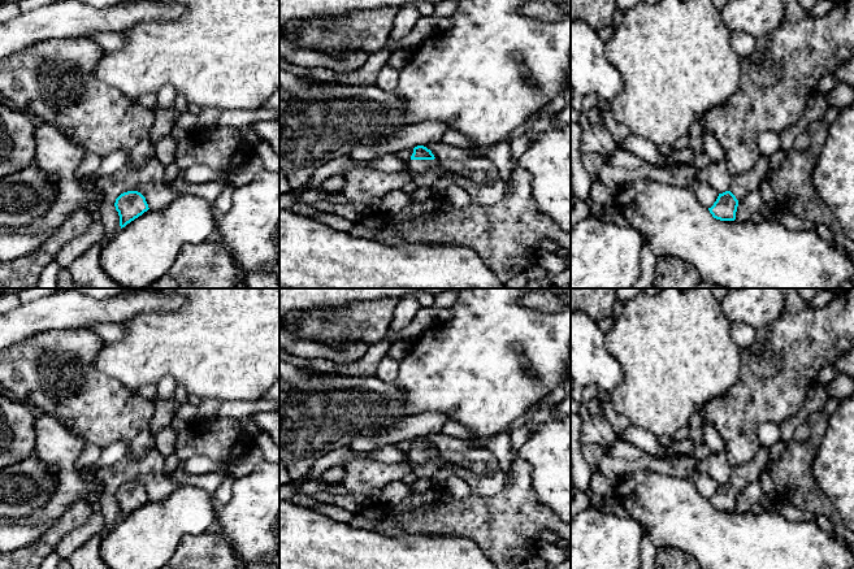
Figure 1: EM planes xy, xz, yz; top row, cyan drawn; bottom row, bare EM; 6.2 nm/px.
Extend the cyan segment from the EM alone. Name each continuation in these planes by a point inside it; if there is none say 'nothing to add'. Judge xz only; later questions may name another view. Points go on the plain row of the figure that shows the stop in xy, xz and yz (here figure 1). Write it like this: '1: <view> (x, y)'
1: xz (416, 456)

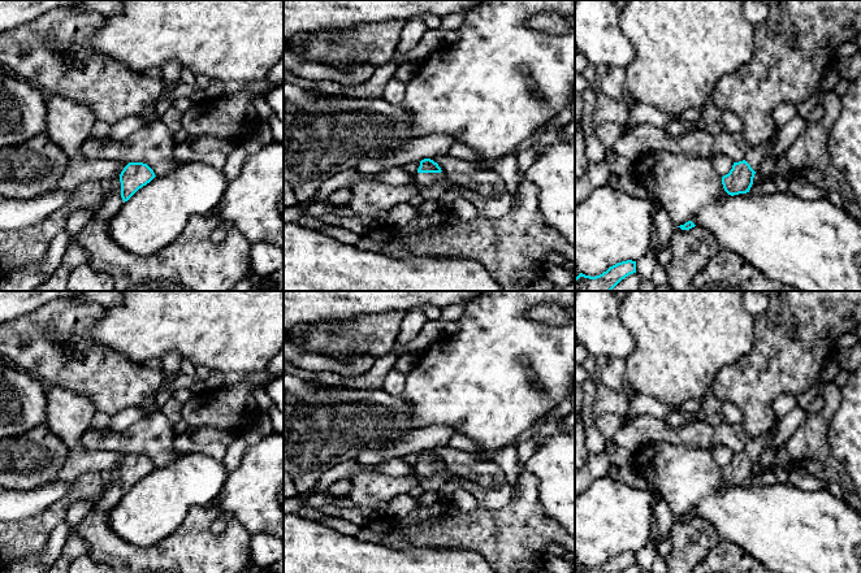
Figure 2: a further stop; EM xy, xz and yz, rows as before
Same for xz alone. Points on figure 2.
1: xz (423, 469)

